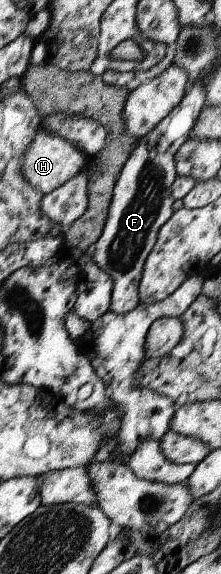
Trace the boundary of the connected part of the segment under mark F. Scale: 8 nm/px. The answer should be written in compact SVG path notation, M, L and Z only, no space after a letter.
M195 79L187 85L183 99L171 109L164 119L143 137L137 139L136 145L119 171L112 190L111 201L107 211L101 235L91 252L91 260L99 270L105 271L112 281L109 311L123 315L135 309L138 302L138 284L143 272L147 255L156 241L159 227L171 217L174 202L169 195L169 187L175 177L173 157L187 137L204 107L205 79Z

